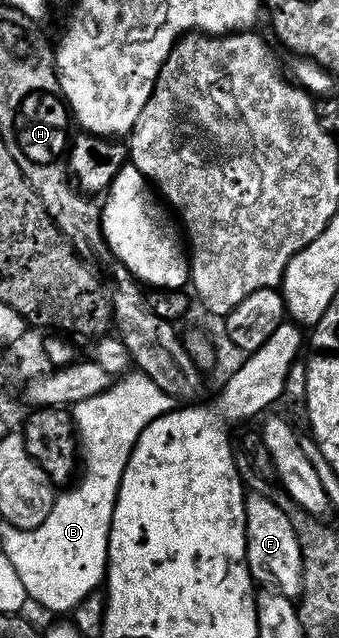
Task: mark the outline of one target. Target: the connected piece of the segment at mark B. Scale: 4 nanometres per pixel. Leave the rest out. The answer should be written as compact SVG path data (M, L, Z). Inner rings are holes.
M127 372L117 380L111 381L110 387L104 392L100 392L96 396L88 396L88 400L80 400L72 408L72 417L74 419L74 428L76 437L80 447L80 478L82 474L82 482L75 481L69 488L57 495L52 504L52 512L48 512L48 516L44 520L44 524L40 524L34 530L29 531L25 535L27 546L26 555L21 559L17 559L18 575L20 580L26 584L26 593L31 599L34 598L46 610L70 610L77 602L82 602L94 589L99 589L100 583L106 577L106 553L108 552L108 536L110 535L110 525L112 524L112 512L116 504L116 496L118 495L118 485L122 479L124 468L128 464L128 456L132 452L132 448L136 444L136 440L140 436L140 432L144 432L144 428L148 428L148 424L152 424L152 420L156 420L162 414L167 414L170 410L175 409L176 399L164 393L160 387L151 380L148 375L141 372Z

